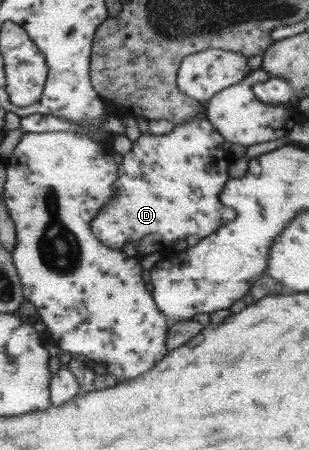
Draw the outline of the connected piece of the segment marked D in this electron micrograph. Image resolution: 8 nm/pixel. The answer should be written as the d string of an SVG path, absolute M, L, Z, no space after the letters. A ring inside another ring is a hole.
M204 109L198 111L191 121L176 125L173 131L165 135L138 138L132 143L131 151L121 159L121 165L118 165L114 197L91 220L93 235L107 247L118 250L127 247L137 255L161 253L165 247L188 235L201 238L211 235L220 225L236 216L234 210L225 207L220 200L220 193L231 178L228 167L235 160L230 150L223 148L223 143L224 136L213 127Z

